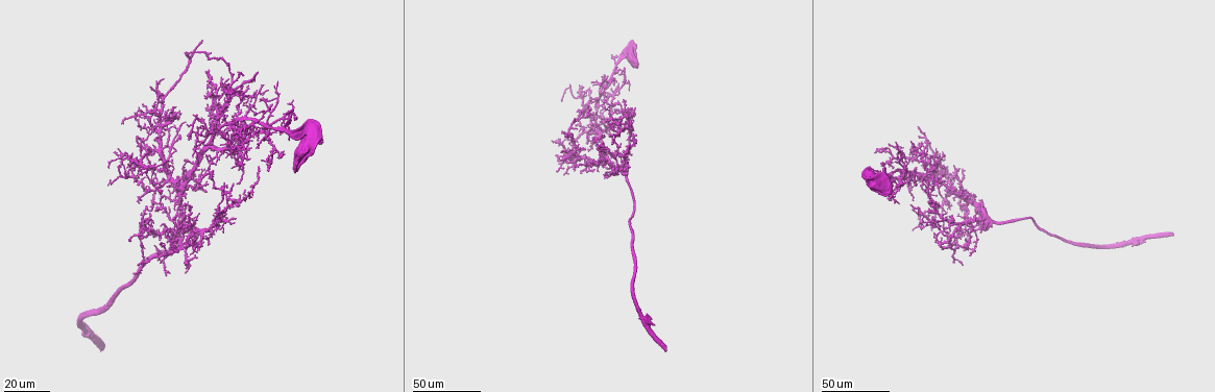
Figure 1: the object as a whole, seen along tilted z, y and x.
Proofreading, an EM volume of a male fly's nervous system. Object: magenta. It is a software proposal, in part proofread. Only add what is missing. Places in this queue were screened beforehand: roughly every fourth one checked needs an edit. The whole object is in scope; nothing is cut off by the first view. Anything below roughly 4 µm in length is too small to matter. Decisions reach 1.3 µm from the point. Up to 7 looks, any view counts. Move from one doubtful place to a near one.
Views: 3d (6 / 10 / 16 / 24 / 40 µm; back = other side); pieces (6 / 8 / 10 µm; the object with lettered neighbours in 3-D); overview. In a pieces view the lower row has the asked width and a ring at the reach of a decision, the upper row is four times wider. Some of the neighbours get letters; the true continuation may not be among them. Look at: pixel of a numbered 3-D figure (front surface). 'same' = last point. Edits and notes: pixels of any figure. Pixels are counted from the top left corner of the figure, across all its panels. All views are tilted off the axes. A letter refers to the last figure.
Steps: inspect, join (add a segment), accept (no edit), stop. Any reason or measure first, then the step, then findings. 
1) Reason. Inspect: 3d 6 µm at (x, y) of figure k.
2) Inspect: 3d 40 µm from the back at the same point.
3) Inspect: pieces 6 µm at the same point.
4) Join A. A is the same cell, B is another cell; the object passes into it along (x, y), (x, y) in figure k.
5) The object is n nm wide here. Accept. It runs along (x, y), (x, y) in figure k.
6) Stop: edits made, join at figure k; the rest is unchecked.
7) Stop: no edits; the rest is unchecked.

Thin end. Inspect: 3d 40 µm at (620, 161) of figure 1.

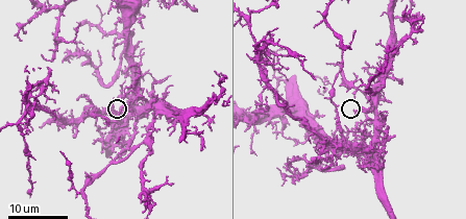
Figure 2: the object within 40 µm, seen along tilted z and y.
Inspect: pieces 10 µm at (357, 115) of figure 2.

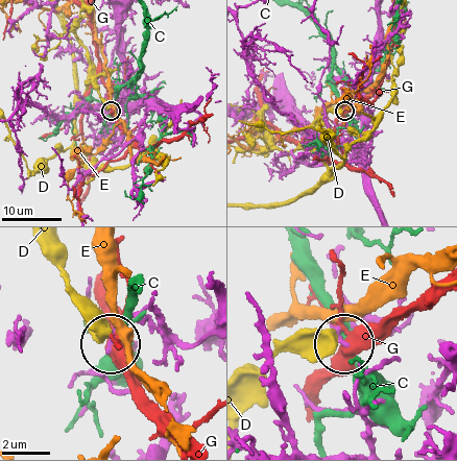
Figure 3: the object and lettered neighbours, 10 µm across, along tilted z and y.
Accept. C, D, E and G are other cells; no lettered segment goes on from it.

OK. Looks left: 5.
Inspect: 3d 40 µm at (914, 182) of figure 1.

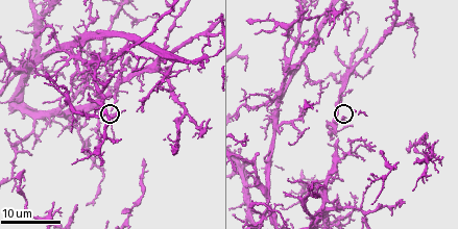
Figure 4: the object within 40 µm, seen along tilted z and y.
Inspect: pieces 10 µm at (110, 111) of figure 4.

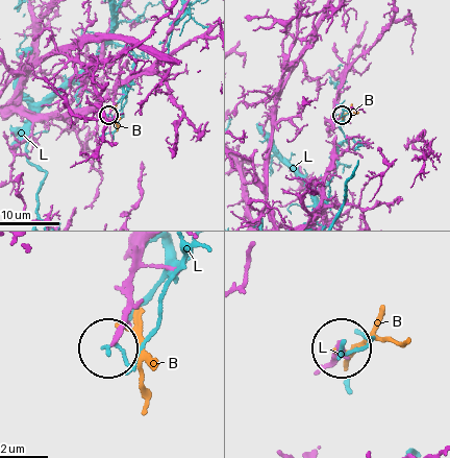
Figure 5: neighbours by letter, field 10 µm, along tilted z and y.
Accept. B and L are other cells; none of them fits.

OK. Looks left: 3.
Free end. Inspect: 3d 24 µm at (161, 118) of figure 2.

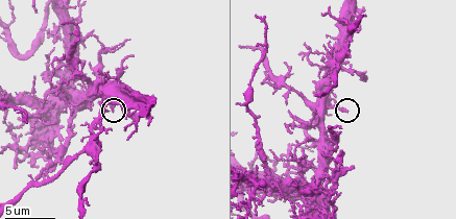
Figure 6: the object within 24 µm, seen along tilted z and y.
Inspect: pieces 6 µm at (111, 109) of figure 6.

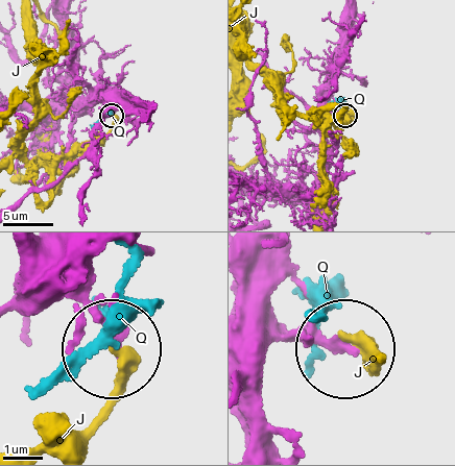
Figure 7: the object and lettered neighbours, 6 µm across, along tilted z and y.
The object is 220 nm wide here. Accept. J and Q are other cells; no lettered segment goes on from it.

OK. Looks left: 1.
Stop: no edits; the rest is unchecked.

